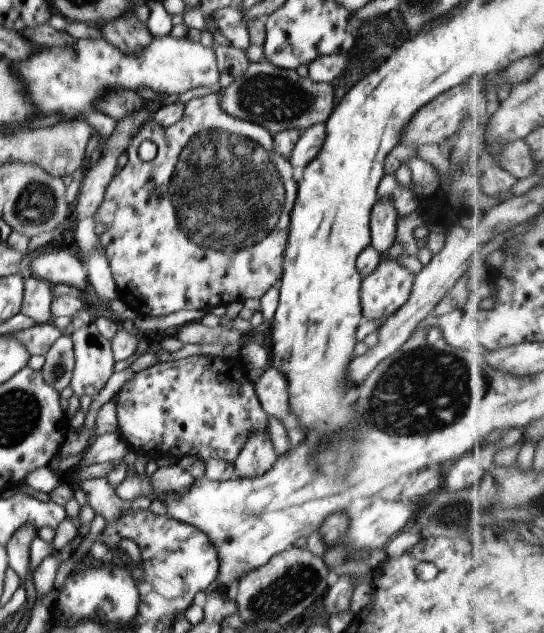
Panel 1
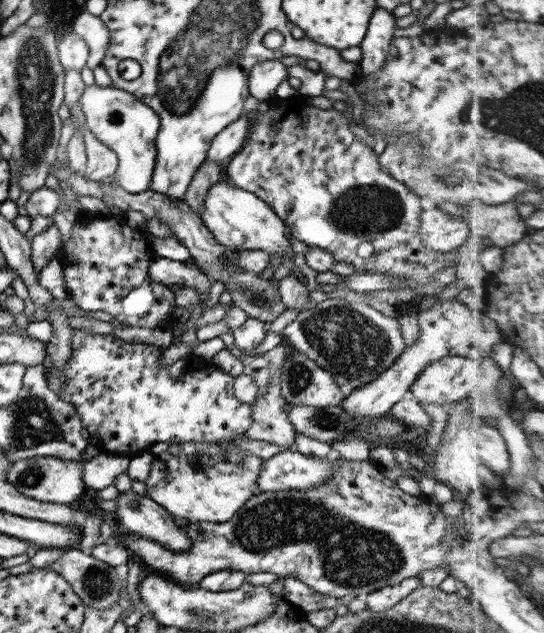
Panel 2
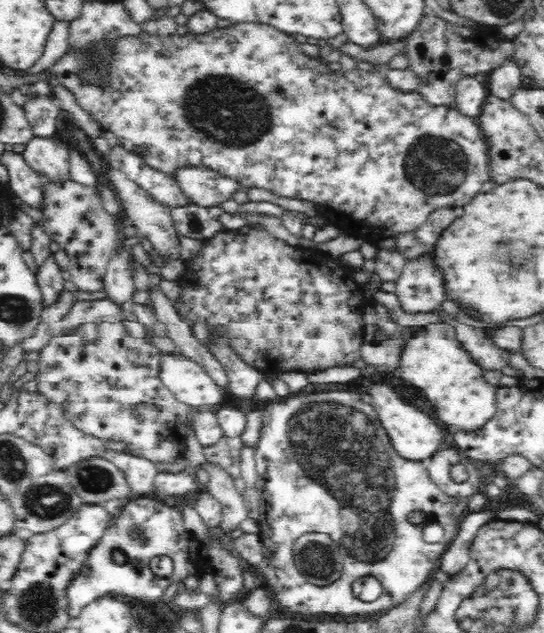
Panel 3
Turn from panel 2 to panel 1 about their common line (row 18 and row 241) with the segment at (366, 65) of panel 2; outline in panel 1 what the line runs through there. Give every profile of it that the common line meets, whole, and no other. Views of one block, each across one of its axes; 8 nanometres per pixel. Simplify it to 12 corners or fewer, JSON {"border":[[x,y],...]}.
{"border":[[379,198],[370,212],[371,245],[379,254],[395,242],[396,211]]}

